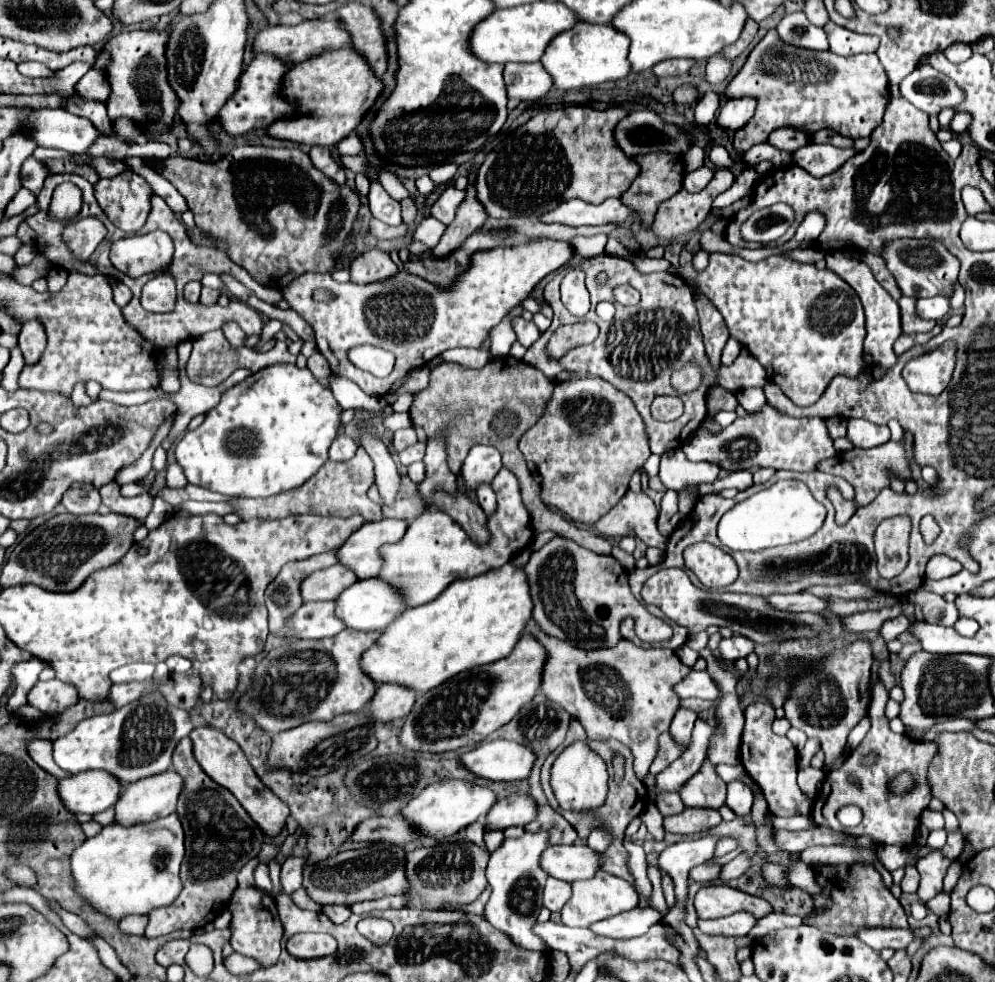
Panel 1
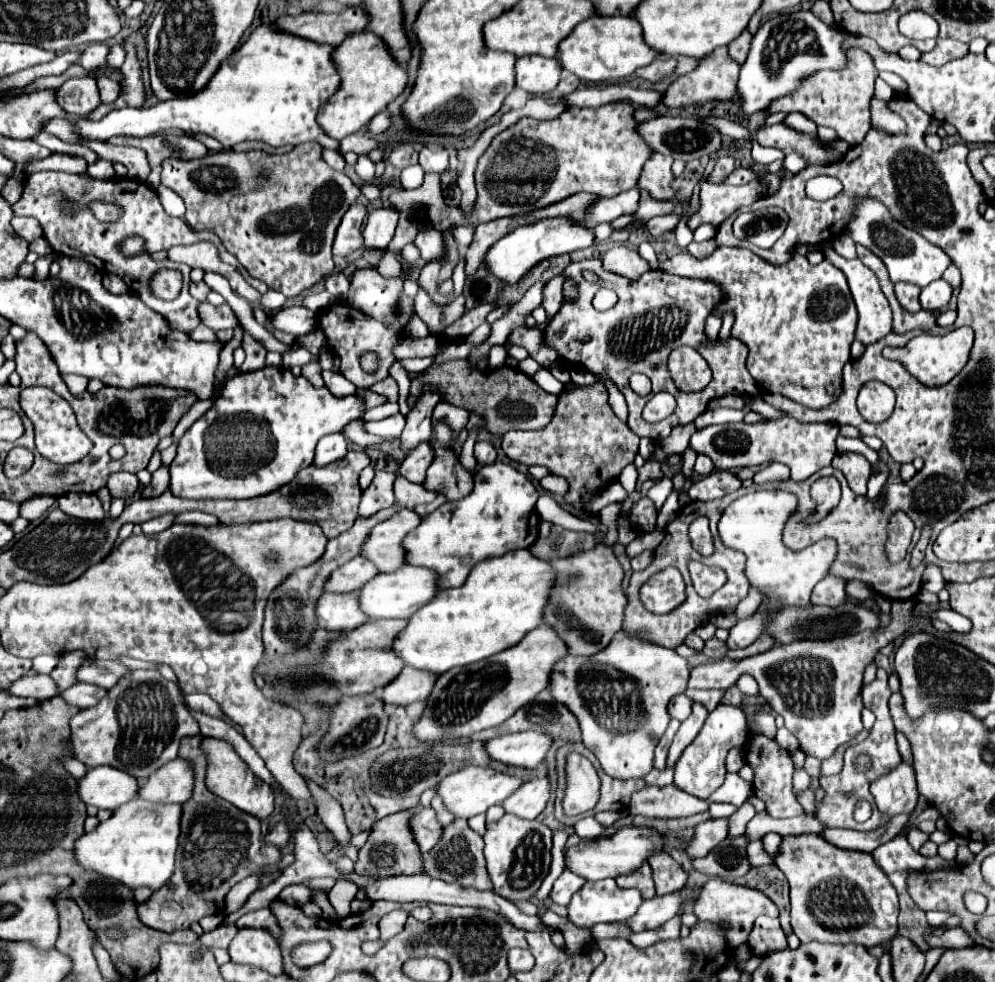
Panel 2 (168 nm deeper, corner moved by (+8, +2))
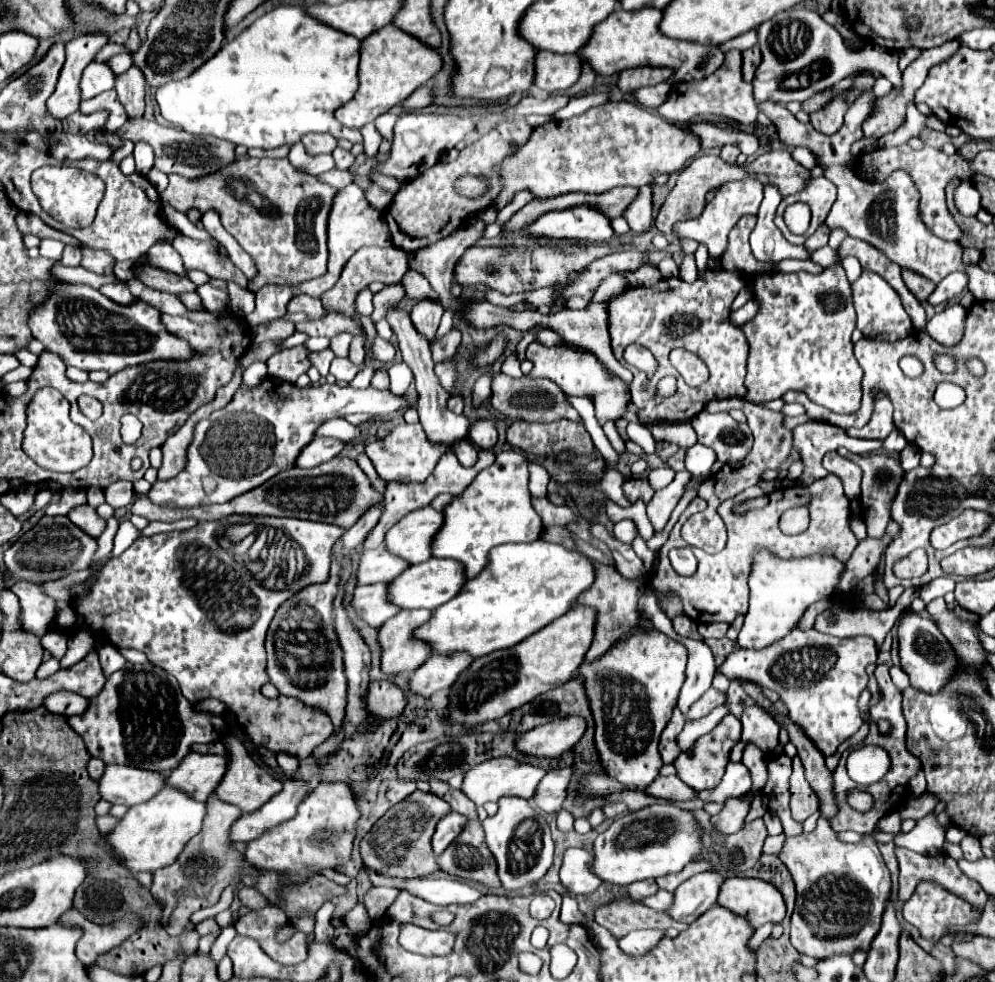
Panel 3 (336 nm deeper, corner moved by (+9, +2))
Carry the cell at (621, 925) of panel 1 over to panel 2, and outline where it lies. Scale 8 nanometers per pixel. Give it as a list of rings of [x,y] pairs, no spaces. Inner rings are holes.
[[[684,887],[682,891],[648,899],[648,901],[644,901],[644,903],[638,907],[638,911],[626,921],[626,925],[630,927],[632,933],[640,933],[640,931],[646,931],[646,929],[656,929],[656,927],[664,925],[668,919],[672,919],[672,917],[678,913],[682,901],[692,903],[694,897],[696,897],[696,893],[698,893],[698,891],[692,891],[692,889]]]

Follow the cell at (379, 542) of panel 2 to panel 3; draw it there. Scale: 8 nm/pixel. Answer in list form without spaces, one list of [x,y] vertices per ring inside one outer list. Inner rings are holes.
[[[431,505],[413,511],[387,533],[387,551],[403,555],[403,559],[407,559],[409,563],[423,563],[433,557],[431,545],[441,527],[443,513],[435,511]]]

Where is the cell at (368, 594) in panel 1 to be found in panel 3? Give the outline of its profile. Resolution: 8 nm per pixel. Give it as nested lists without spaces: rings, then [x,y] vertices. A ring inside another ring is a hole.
[[[429,559],[427,563],[411,565],[399,579],[389,583],[389,599],[401,609],[437,609],[439,605],[453,599],[465,585],[465,567],[455,559]]]

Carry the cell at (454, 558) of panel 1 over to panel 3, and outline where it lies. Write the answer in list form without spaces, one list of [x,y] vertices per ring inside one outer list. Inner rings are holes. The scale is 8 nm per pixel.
[[[519,449],[497,453],[497,463],[477,473],[467,491],[455,497],[443,511],[443,531],[435,535],[435,557],[459,559],[467,565],[467,577],[479,575],[489,563],[489,551],[503,543],[531,543],[543,533],[543,521],[531,505],[527,457]]]

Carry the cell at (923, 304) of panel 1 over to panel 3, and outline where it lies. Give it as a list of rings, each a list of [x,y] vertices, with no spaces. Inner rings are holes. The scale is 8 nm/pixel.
[[[953,271],[951,275],[947,275],[947,277],[937,285],[937,289],[935,289],[935,291],[931,293],[931,297],[929,297],[929,303],[931,303],[931,305],[941,305],[941,303],[951,301],[953,297],[957,297],[957,295],[963,293],[963,289],[967,287],[967,283],[969,283],[967,273],[963,273],[963,271]]]

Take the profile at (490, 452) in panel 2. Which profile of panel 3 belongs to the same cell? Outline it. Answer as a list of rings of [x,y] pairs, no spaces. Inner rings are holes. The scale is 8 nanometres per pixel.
[[[475,419],[469,429],[471,441],[479,449],[491,449],[497,443],[497,427],[493,419]]]

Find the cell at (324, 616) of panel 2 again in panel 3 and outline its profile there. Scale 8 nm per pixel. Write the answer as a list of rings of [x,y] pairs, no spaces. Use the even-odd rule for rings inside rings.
[[[387,583],[357,587],[353,595],[353,605],[355,609],[363,611],[363,621],[367,621],[371,627],[381,627],[387,619],[401,611],[399,605],[387,599]]]

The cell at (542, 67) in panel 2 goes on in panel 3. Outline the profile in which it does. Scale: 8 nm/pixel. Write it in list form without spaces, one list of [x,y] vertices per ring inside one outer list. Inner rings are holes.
[[[539,51],[535,57],[535,87],[555,93],[567,91],[577,83],[581,75],[583,59],[579,55],[559,55],[551,51]]]

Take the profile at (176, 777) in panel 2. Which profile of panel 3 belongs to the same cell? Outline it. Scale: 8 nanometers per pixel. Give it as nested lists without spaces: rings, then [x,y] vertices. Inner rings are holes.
[[[191,753],[167,777],[167,785],[185,791],[193,799],[205,801],[221,783],[227,771],[227,755],[201,755]]]

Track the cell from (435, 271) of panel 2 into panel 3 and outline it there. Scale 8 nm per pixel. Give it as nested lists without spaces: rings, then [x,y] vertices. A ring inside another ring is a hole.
[[[417,303],[411,311],[411,321],[413,321],[413,327],[427,341],[431,341],[437,333],[441,315],[443,315],[443,307],[439,303]]]

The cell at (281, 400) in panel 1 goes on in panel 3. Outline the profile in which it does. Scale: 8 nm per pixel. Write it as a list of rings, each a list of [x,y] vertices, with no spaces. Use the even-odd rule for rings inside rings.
[[[267,377],[257,389],[247,391],[239,389],[231,403],[223,407],[221,411],[215,411],[211,417],[201,419],[195,427],[195,437],[189,447],[187,465],[183,473],[179,473],[173,479],[157,481],[147,497],[155,505],[165,507],[197,507],[197,505],[211,505],[211,503],[225,503],[237,495],[243,495],[245,491],[251,491],[259,485],[263,485],[267,479],[277,475],[279,471],[287,471],[295,465],[295,459],[299,451],[313,439],[315,429],[333,417],[345,417],[349,413],[367,413],[373,417],[393,415],[397,411],[409,409],[413,403],[407,395],[393,395],[391,391],[379,391],[373,387],[367,389],[351,389],[351,387],[339,387],[323,383],[319,387],[309,385],[305,389],[299,389],[291,383],[283,383],[279,379]]]

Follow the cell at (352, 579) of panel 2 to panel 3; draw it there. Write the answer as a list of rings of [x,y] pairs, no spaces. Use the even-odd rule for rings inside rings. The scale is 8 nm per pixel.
[[[385,547],[365,551],[359,571],[357,571],[357,585],[371,585],[371,583],[389,583],[395,577],[399,577],[409,563],[393,553],[389,553]]]

